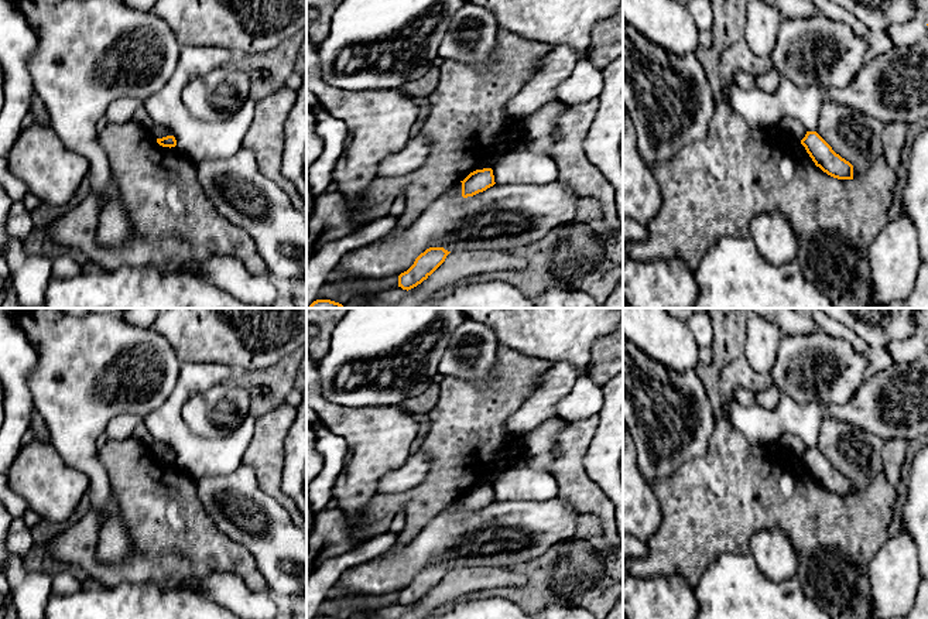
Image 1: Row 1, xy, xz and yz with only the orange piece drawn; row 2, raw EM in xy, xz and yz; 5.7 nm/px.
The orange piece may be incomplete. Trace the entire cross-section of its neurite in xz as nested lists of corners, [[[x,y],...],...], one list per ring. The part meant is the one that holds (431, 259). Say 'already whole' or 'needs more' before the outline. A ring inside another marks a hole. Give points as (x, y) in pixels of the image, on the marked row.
already whole; [[[429,247],[421,253],[414,264],[398,276],[398,287],[411,290],[427,280],[446,259],[451,252],[444,247]]]

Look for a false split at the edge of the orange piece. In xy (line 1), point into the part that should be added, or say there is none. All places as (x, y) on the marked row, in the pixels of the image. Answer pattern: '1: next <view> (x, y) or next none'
1: next none

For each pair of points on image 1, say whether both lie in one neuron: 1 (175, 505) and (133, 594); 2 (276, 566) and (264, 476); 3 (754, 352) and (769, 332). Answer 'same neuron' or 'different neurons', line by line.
1: different neurons
2: different neurons
3: same neuron

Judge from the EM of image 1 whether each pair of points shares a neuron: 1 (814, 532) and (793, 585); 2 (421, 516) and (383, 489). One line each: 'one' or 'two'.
1: two
2: two

